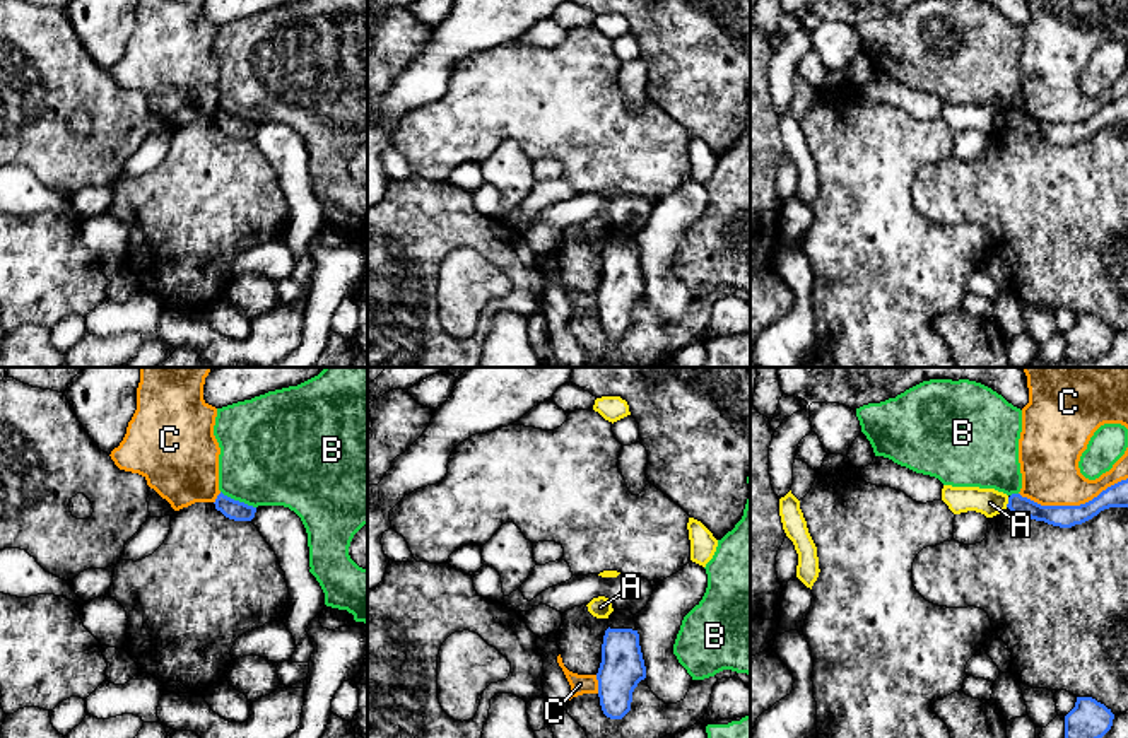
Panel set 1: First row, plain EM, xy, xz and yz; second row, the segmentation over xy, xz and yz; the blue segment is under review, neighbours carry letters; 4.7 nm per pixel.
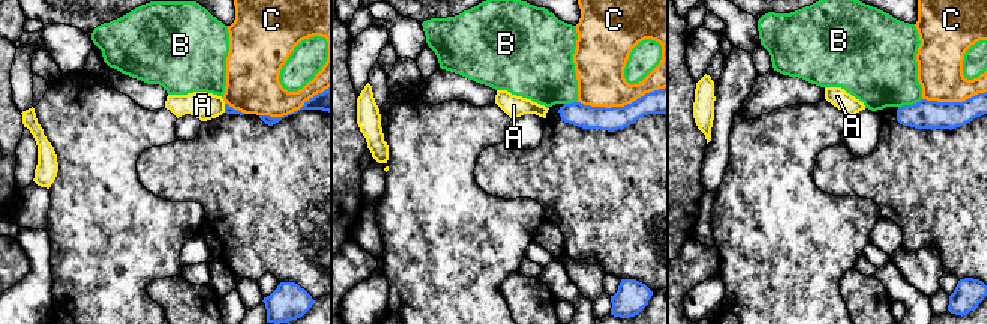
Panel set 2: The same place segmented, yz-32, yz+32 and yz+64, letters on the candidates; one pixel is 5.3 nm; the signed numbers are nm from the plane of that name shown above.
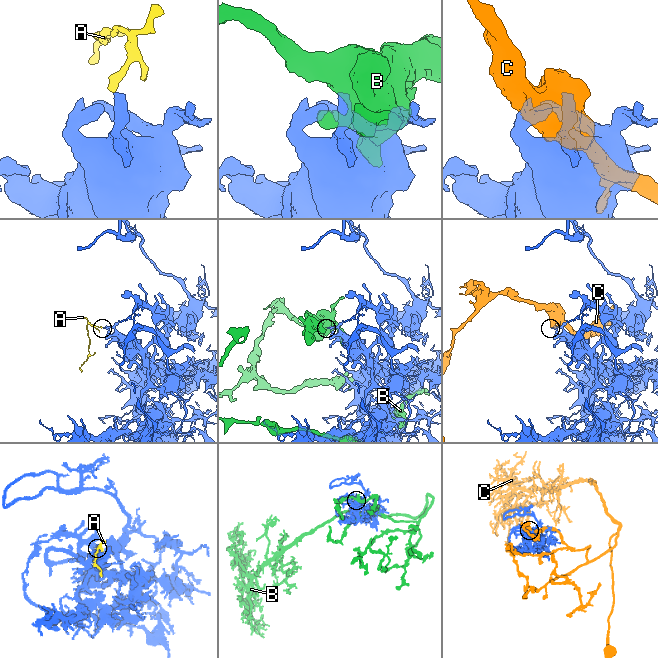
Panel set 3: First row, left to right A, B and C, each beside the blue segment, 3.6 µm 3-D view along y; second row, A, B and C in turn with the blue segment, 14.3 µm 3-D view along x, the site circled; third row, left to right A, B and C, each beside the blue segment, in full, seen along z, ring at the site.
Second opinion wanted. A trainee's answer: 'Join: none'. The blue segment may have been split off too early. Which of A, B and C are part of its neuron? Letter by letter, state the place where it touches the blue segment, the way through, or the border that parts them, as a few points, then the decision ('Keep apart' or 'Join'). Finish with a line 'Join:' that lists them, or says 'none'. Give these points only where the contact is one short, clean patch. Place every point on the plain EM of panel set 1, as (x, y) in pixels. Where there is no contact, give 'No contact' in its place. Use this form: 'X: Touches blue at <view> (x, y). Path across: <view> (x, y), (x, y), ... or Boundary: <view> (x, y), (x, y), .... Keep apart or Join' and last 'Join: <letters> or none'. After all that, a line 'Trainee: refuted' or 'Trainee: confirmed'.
A: Touches blue at yz (1009, 120). Boundary: yz (1009, 115), (1005, 123). Keep apart
B: Touches blue at xy (238, 118). Keep apart
C: Touches blue at yz (1072, 123). Keep apart
Join: none
Trainee: confirmed

